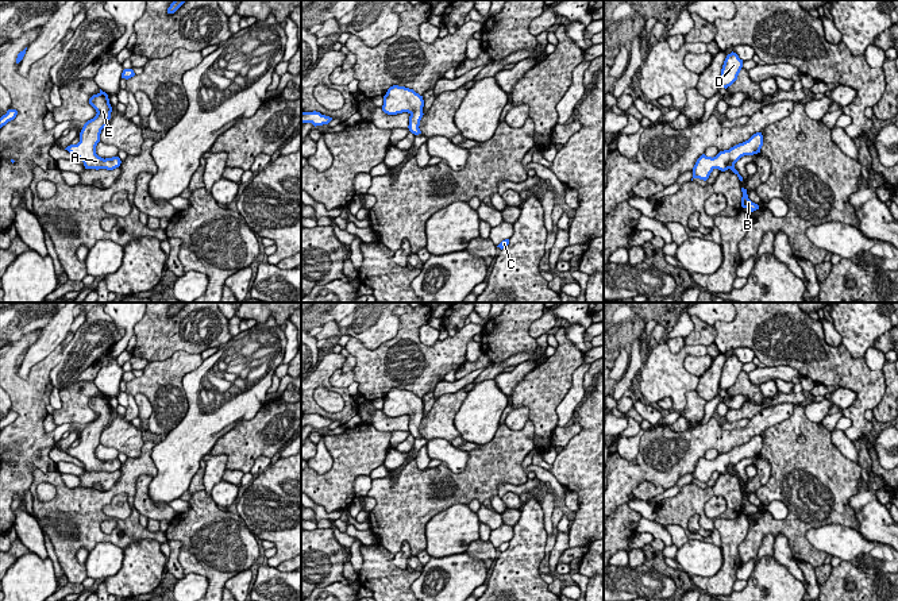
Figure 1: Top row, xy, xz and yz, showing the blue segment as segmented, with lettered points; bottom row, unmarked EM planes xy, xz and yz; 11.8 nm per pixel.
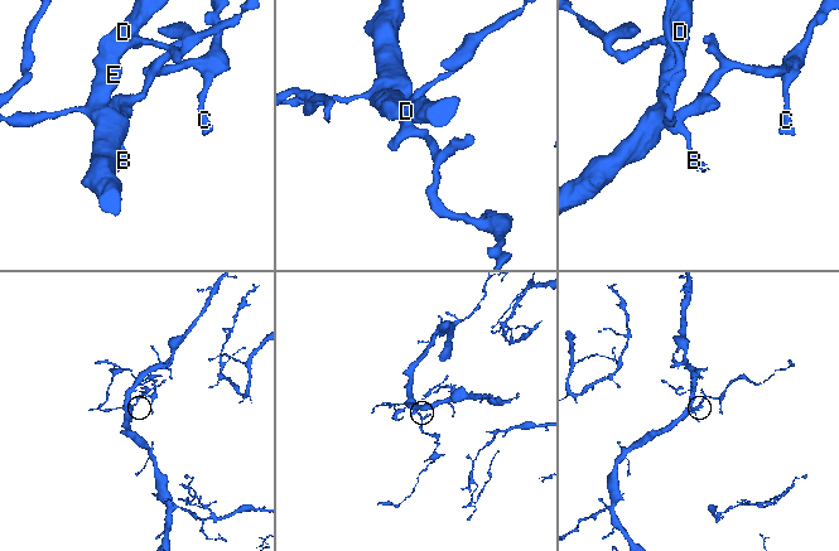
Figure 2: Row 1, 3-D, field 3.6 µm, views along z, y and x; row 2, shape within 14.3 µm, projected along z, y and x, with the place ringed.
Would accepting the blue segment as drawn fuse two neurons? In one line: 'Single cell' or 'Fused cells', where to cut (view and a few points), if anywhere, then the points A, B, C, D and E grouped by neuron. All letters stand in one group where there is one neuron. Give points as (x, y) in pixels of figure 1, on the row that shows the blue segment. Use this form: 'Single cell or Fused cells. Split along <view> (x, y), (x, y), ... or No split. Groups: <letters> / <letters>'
Single cell. No split. Groups: A B C D E

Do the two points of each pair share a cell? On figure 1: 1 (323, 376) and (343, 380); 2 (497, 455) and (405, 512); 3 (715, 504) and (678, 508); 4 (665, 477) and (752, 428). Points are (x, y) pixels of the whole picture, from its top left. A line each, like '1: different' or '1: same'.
1: different
2: same
3: different
4: same

